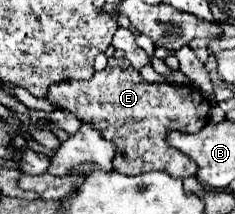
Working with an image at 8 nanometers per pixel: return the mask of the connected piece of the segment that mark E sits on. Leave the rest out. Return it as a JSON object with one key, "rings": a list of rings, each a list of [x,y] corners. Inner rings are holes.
{"rings":[[[110,58],[108,66],[102,72],[96,72],[90,80],[68,80],[62,84],[54,84],[48,90],[46,96],[50,102],[60,106],[66,112],[76,114],[82,122],[90,122],[96,130],[100,130],[100,136],[116,144],[116,158],[114,158],[114,170],[126,176],[144,174],[150,170],[164,170],[174,178],[188,178],[196,176],[196,164],[194,160],[186,158],[178,149],[170,146],[166,137],[172,130],[178,132],[200,132],[208,124],[208,112],[210,104],[204,98],[204,94],[196,86],[174,86],[166,82],[146,82],[138,70],[130,66],[126,58]]]}

